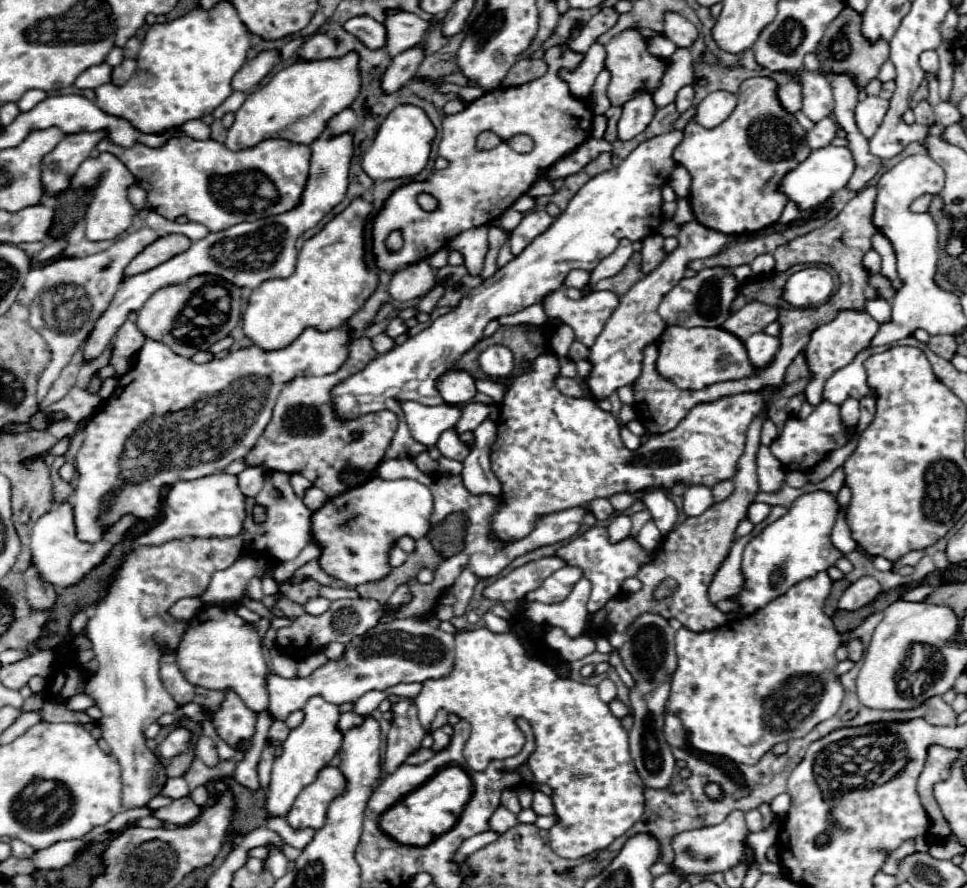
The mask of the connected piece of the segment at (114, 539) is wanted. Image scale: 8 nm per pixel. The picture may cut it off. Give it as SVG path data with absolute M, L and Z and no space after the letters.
M62 501L58 505L54 505L46 515L42 515L38 519L38 523L34 525L32 539L30 539L32 563L38 567L42 579L52 583L56 589L58 587L70 587L70 585L78 583L90 569L94 569L98 563L102 563L102 559L108 555L108 551L126 535L126 531L134 525L134 521L136 519L132 515L124 515L114 525L106 527L104 537L100 541L86 543L86 541L80 541L76 537L72 505L68 501Z

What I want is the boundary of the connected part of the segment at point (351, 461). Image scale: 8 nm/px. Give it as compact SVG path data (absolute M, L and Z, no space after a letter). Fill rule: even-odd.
M358 337L348 343L348 359L344 365L330 375L298 375L288 381L272 409L272 419L264 433L258 437L252 451L244 457L248 467L264 465L268 471L298 471L318 489L322 489L330 499L348 491L342 481L344 471L372 471L382 461L386 447L396 431L396 415L392 411L378 411L374 415L364 415L354 421L338 421L334 417L334 407L330 399L332 387L352 373L362 371L378 353L370 345L368 337ZM360 431L362 437L354 439L352 433Z

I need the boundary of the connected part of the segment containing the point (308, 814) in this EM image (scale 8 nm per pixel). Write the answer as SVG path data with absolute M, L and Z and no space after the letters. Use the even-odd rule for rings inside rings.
M324 767L314 783L304 787L286 815L294 829L320 829L326 823L328 805L346 791L346 777L338 767Z

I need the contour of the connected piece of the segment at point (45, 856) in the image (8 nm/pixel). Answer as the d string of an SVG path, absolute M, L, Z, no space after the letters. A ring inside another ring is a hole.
M82 839L62 841L56 845L50 845L48 849L36 851L32 857L32 863L36 865L36 869L60 869L72 863L82 847L84 847Z

